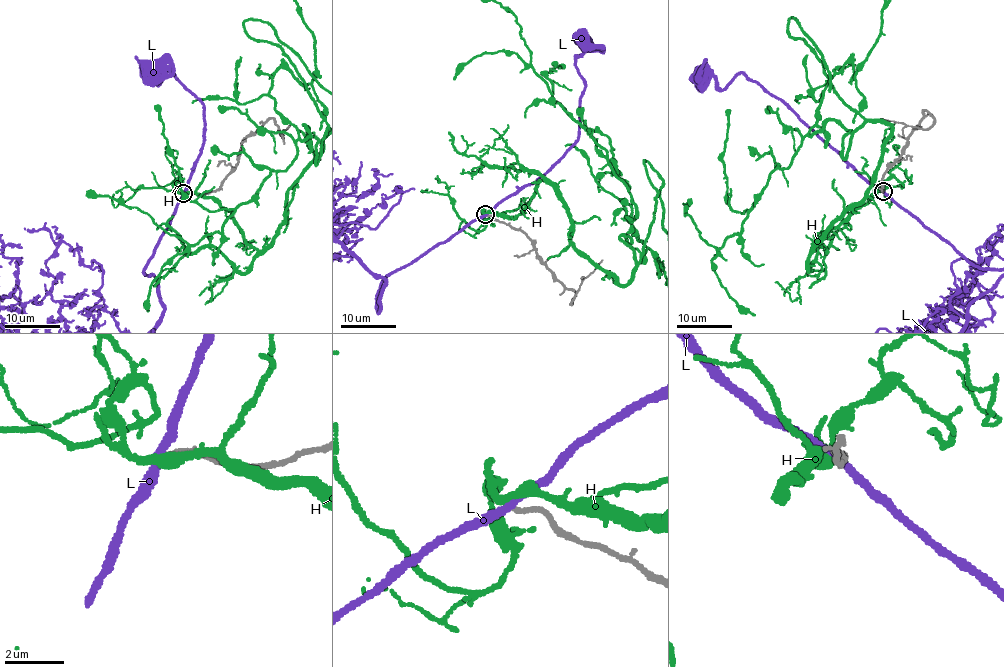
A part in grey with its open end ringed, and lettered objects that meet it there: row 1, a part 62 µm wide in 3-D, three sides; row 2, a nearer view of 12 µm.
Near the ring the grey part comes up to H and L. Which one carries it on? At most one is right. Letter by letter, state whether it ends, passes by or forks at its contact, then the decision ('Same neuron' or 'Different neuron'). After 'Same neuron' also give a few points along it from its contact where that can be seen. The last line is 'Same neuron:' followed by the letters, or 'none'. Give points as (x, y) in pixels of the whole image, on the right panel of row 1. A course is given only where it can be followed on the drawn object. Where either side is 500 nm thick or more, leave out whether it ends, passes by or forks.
H: It passes by. Same neuron. Its course: (882, 190), (813, 247), (862, 198), (890, 125), (838, 95), (790, 19), (829, 76), (821, 120), (861, 120)
L: It passes by. Different neuron
Same neuron: H

